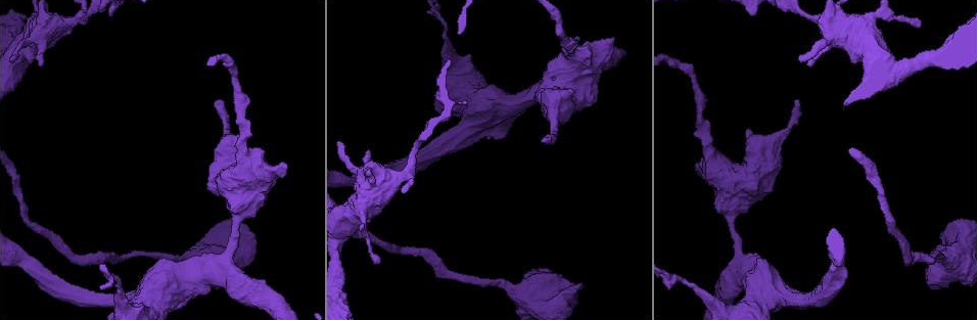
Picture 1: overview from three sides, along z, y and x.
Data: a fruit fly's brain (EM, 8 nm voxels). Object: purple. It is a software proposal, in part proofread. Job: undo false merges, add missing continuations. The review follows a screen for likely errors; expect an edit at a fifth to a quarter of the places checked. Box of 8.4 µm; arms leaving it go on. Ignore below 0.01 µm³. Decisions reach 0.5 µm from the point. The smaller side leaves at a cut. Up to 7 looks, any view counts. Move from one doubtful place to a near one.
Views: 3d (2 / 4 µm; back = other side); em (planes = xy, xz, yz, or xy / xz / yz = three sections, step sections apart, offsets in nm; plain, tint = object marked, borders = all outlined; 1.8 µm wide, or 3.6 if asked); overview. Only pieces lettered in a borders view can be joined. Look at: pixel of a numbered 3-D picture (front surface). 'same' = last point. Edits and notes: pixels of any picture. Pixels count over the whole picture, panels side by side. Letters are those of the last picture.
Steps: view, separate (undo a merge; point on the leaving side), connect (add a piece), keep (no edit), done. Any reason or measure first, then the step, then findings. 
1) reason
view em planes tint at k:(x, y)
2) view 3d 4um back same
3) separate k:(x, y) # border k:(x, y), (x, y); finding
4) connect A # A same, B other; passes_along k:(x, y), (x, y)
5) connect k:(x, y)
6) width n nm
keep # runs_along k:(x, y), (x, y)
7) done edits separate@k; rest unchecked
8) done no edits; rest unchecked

branch stops here
view 3d 4um at 1:(545, 137)

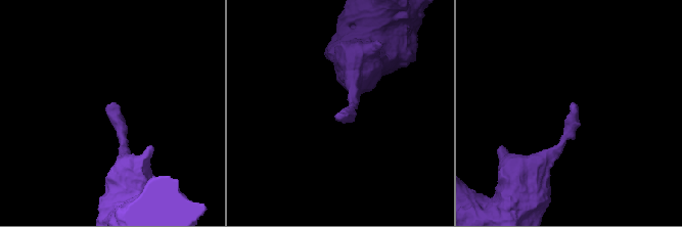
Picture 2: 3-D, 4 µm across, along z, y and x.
view em xy step 4 tint at 2:(341, 114)

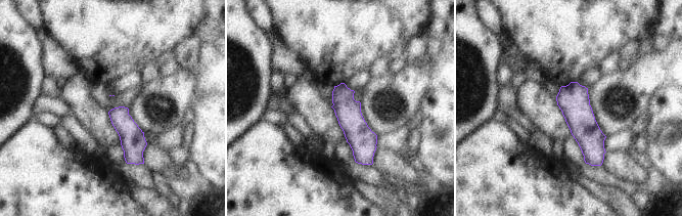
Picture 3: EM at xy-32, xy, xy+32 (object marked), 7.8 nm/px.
another direction
view em planes borders same

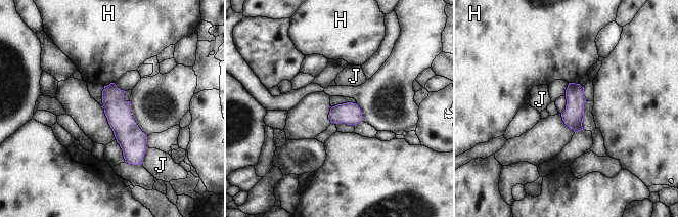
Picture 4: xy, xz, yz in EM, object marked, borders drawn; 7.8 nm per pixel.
width 160 nm; longest_contact J 150 nm
keep # H other, J other; none of them fits

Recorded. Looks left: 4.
thick end
view 3d 2um at 1:(695, 166)

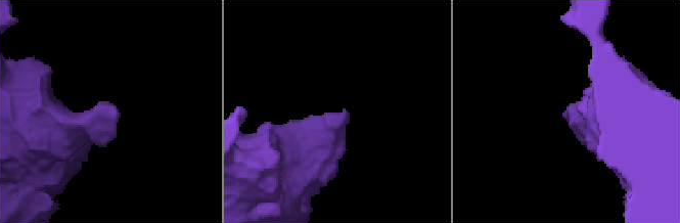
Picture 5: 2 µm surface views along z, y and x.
view em planes borders at 5:(566, 113)

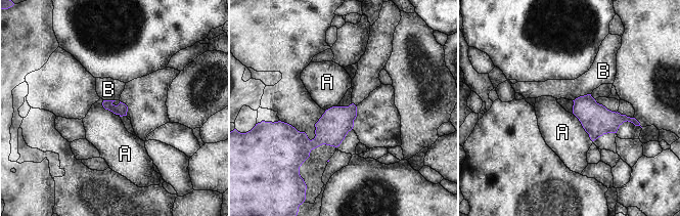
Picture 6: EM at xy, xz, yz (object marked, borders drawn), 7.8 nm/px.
longest_contact A 280 nm
keep # A other, B other; no lettered piece goes on from it

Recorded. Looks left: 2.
thin end
view 3d 2um back at 1:(379, 263)

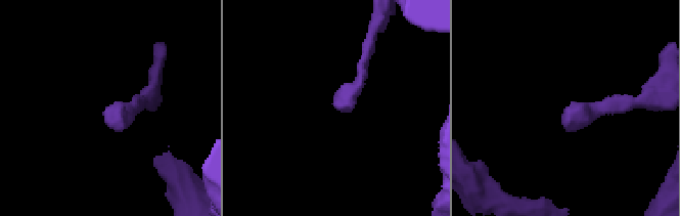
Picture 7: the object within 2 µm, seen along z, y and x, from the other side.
need the tissue
view em planes borders at 7:(568, 112)

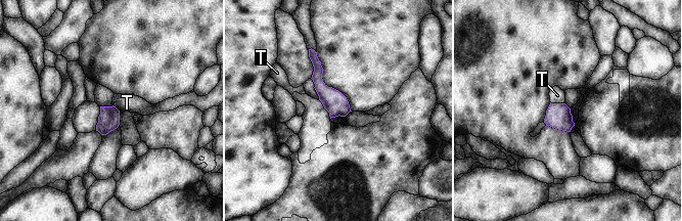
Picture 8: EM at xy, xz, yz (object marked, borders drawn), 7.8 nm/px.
longest_contact T 110 nm
keep # T other; border 8:(550, 101), (563, 103); none of them fits

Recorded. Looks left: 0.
done no edits; rest unchecked

